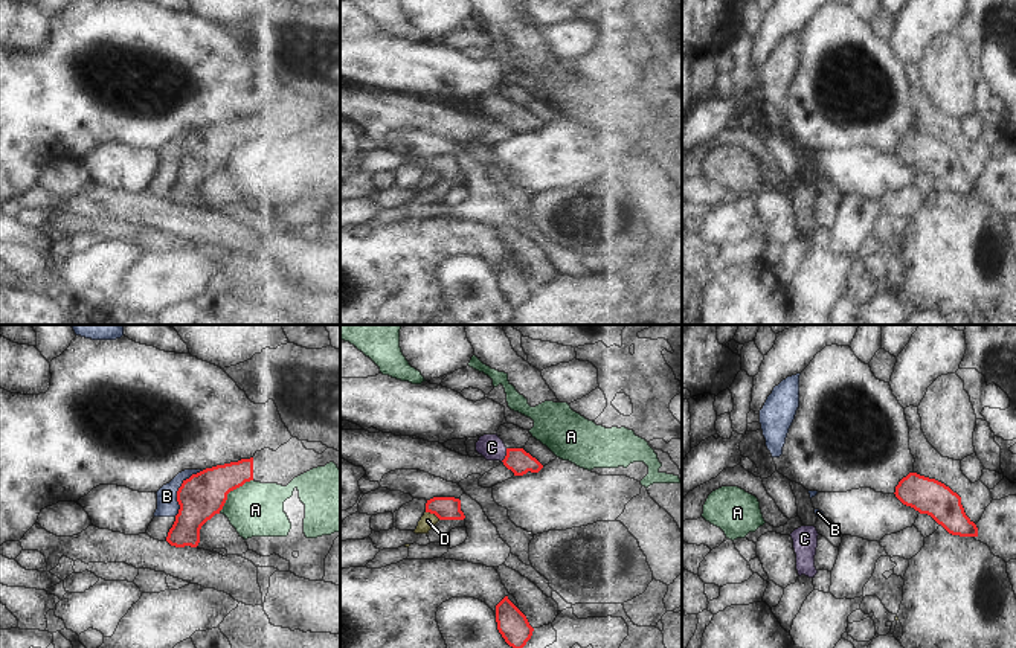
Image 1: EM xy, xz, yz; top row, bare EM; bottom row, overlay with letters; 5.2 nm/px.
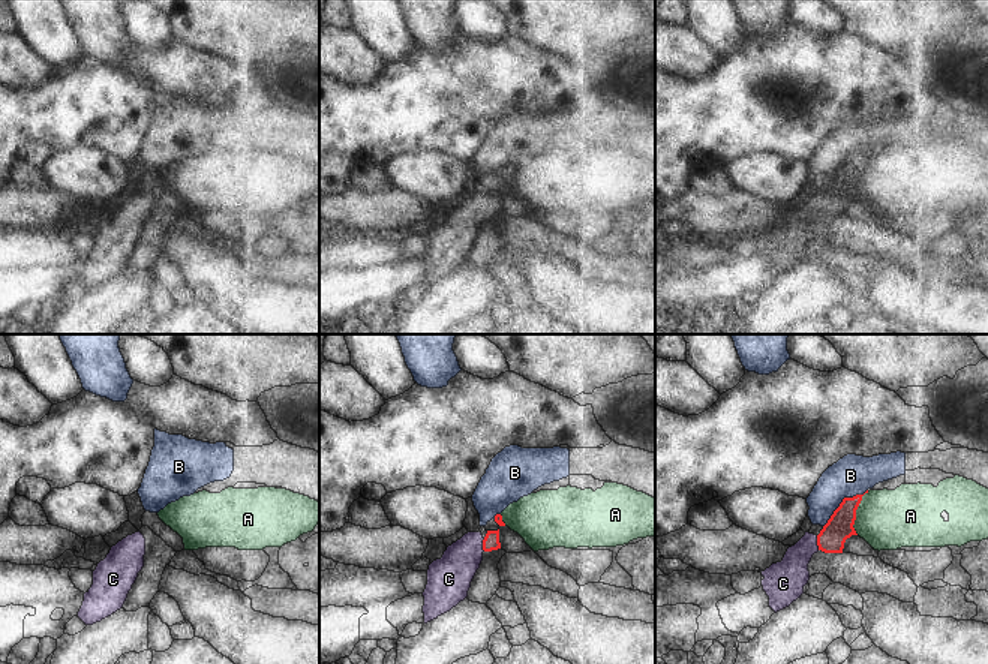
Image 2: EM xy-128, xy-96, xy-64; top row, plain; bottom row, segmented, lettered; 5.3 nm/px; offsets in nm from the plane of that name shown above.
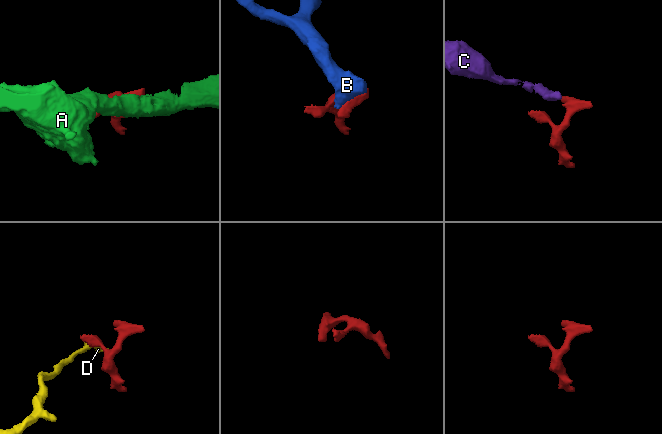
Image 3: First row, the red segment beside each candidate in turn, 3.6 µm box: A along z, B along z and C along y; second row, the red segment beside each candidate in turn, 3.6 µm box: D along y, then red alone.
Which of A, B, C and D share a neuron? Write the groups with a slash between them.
A / B / C / D

